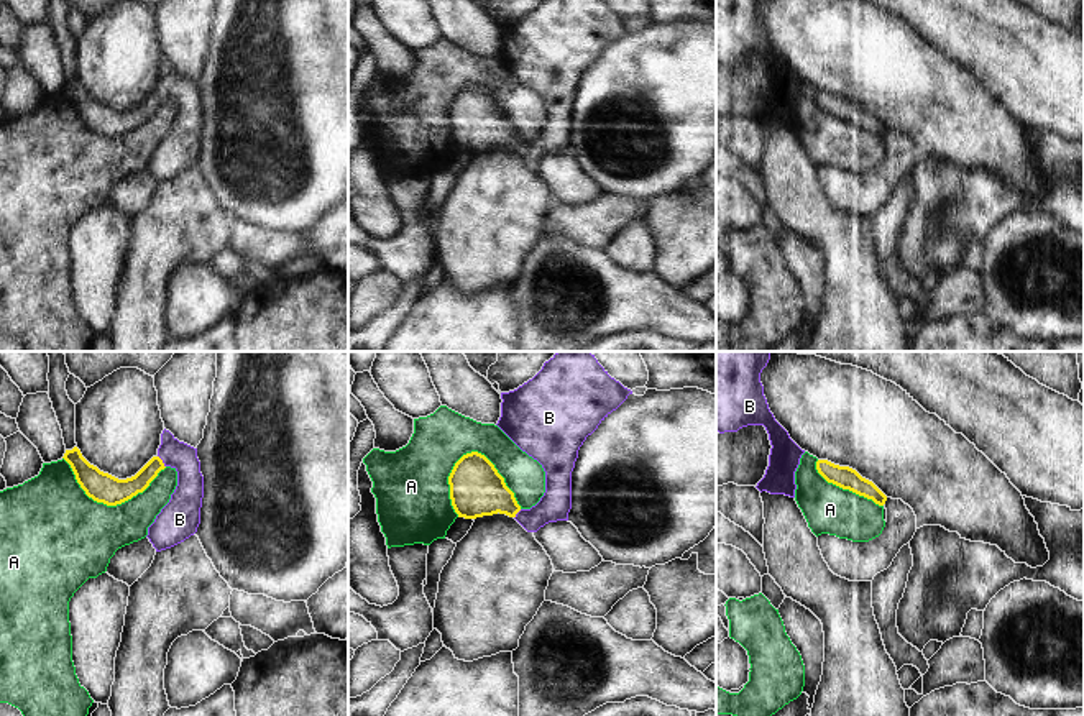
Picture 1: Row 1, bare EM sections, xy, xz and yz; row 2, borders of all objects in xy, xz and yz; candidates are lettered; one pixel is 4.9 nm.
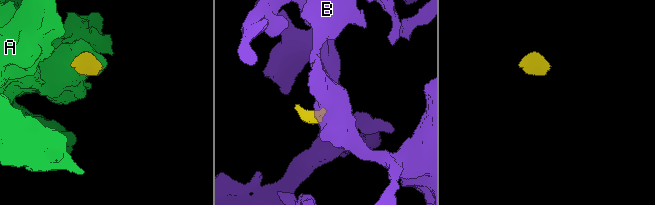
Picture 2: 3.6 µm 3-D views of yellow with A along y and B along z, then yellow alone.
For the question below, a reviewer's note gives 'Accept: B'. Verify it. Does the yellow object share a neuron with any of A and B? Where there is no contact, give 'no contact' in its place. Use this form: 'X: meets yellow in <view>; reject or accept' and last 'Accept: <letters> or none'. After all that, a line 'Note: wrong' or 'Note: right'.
A: meets yellow in xz; reject
B: meets yellow in xy; accept
Accept: B
Note: right

